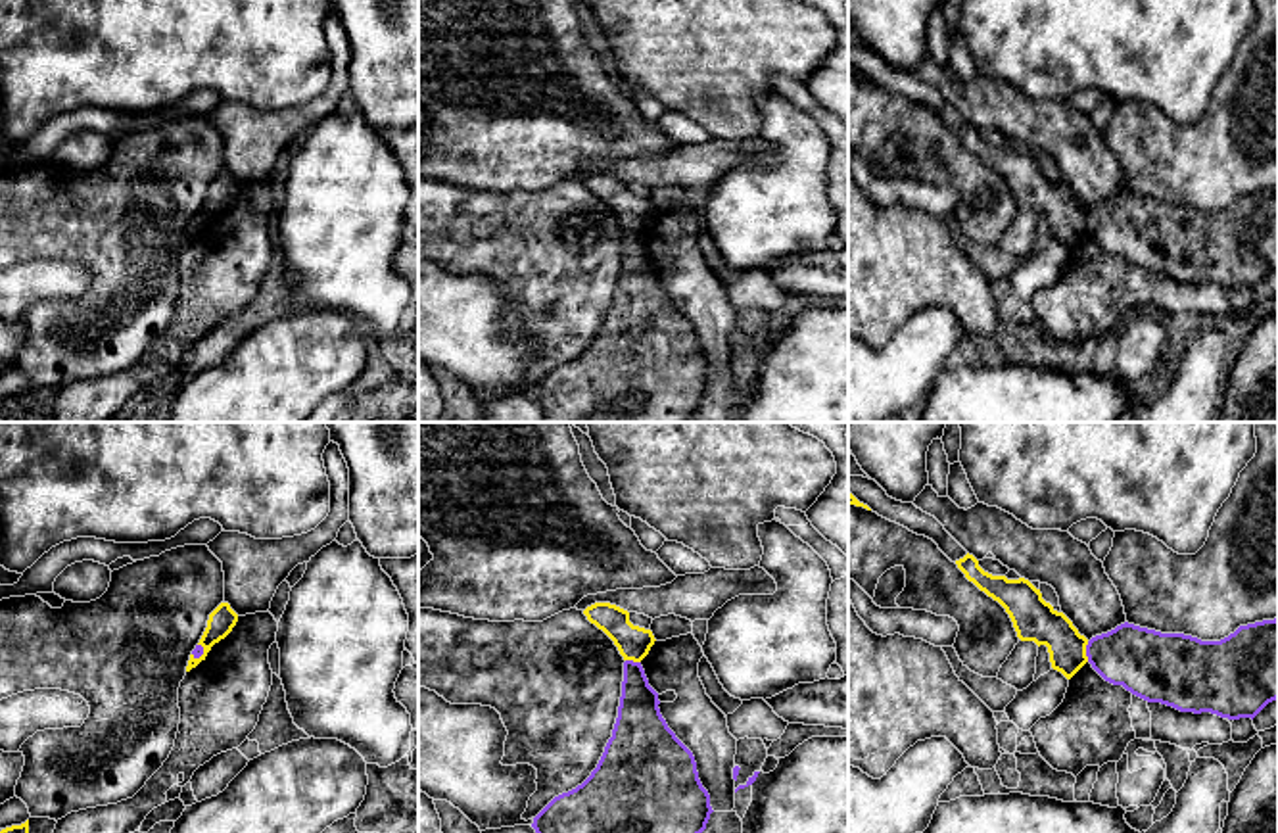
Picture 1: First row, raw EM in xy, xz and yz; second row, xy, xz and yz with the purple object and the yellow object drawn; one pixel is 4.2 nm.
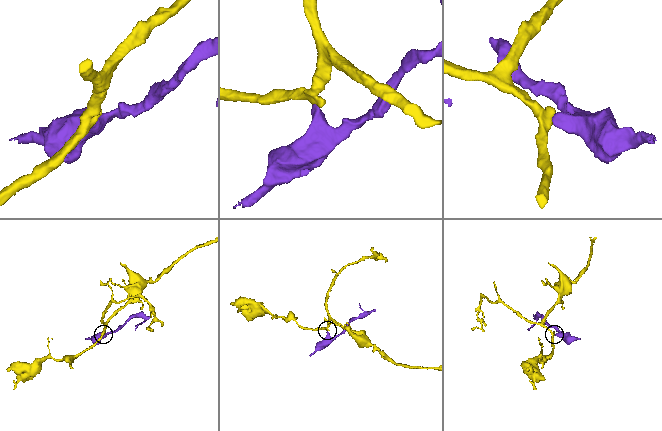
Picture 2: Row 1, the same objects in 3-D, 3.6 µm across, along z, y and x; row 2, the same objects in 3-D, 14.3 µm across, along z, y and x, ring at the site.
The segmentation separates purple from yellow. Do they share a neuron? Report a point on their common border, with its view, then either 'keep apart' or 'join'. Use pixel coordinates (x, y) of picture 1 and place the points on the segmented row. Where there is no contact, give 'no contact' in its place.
meets purple in yz at (1087, 651); keep apart

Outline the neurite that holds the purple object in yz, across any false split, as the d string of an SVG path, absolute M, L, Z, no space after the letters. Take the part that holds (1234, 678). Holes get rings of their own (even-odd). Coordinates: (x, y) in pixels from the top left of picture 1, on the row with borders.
M1278 618L1220 641L1124 622L1092 637L1086 656L1105 681L1180 712L1253 720L1278 699Z

